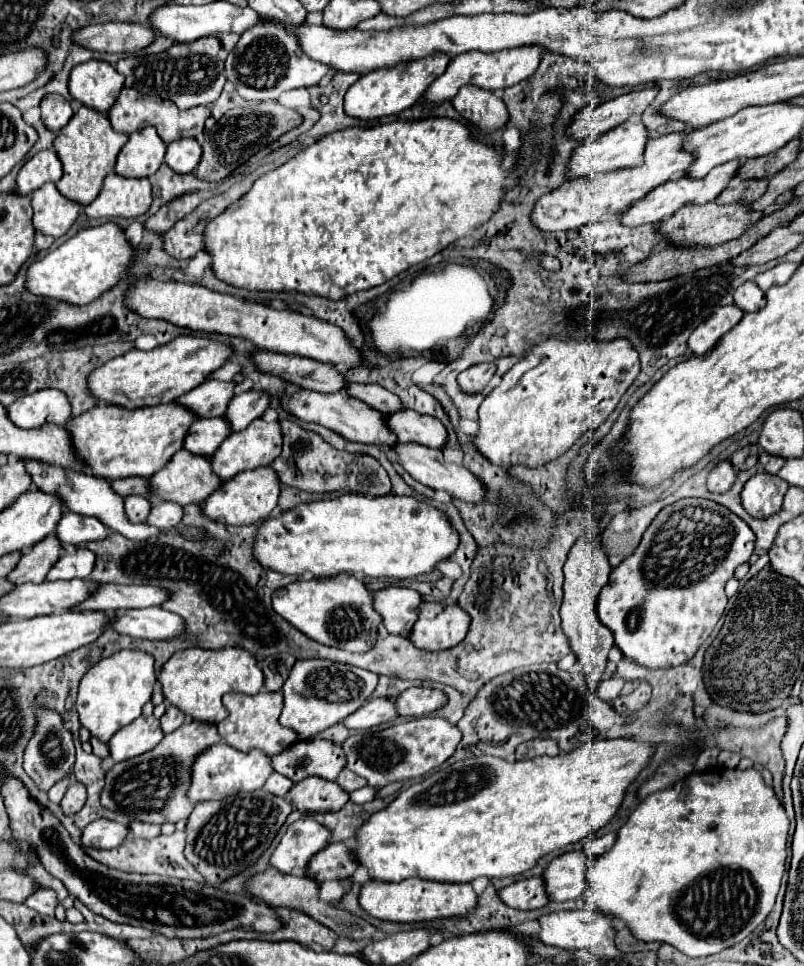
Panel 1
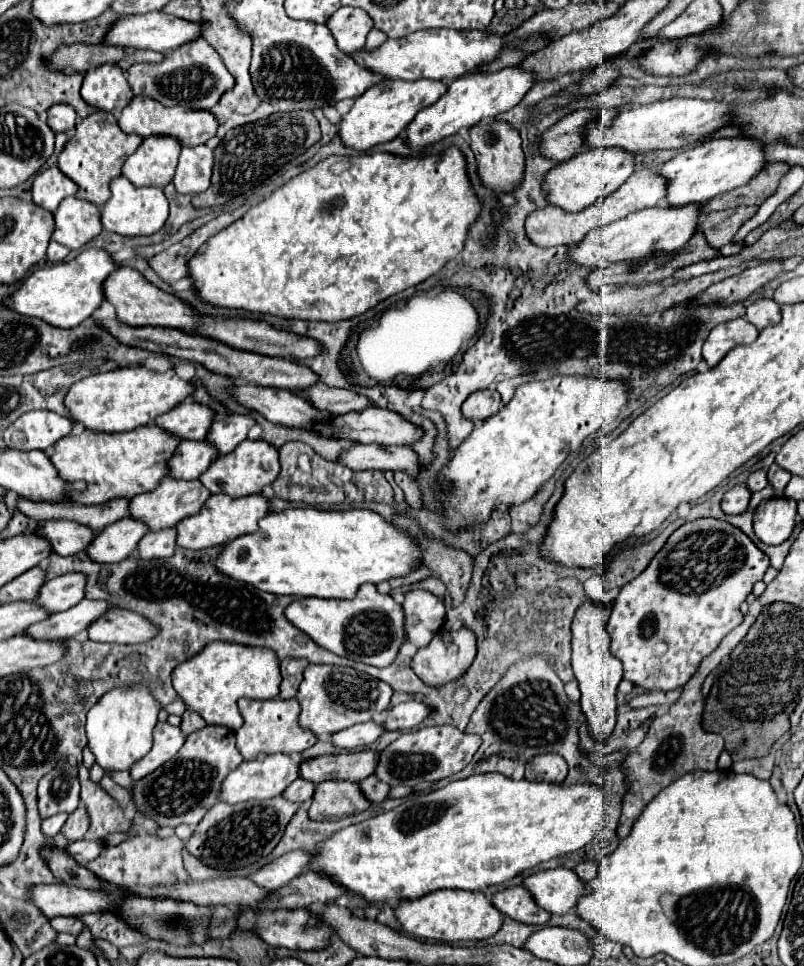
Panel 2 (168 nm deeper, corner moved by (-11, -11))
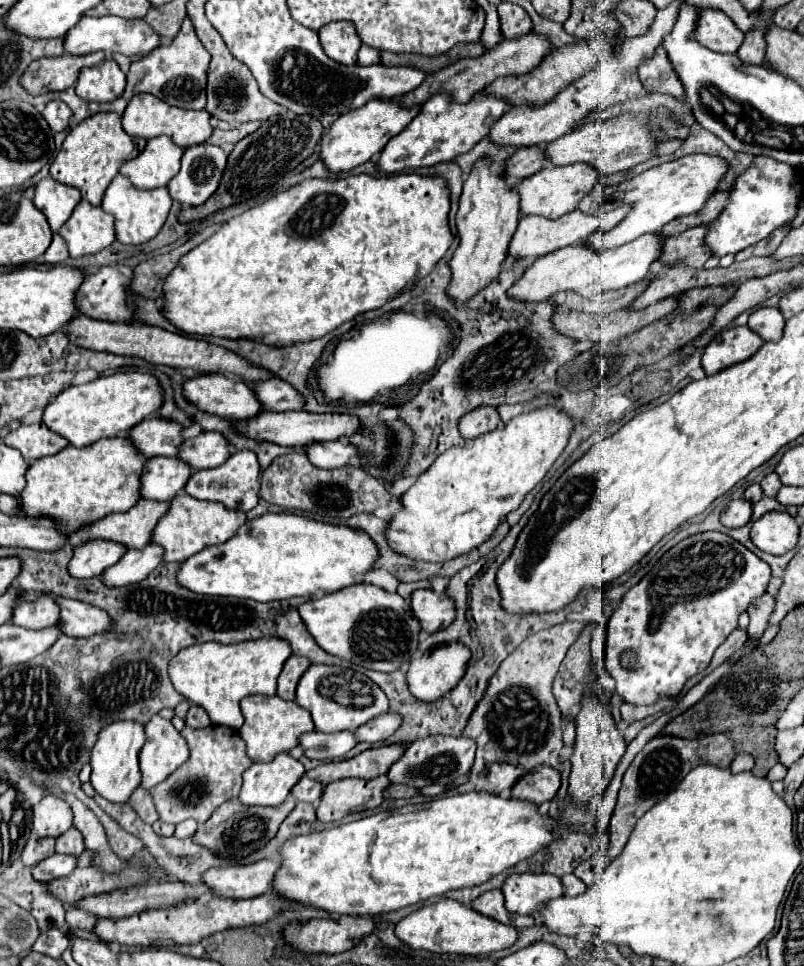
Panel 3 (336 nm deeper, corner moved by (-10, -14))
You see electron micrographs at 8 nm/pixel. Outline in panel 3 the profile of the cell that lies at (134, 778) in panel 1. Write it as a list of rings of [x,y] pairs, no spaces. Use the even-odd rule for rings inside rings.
[[[185,726],[181,736],[189,744],[189,760],[181,764],[167,780],[149,790],[153,804],[157,808],[159,820],[165,824],[179,824],[187,818],[203,824],[211,812],[229,800],[227,792],[237,798],[241,788],[241,774],[251,766],[251,760],[245,754],[245,744],[237,730],[227,726],[209,726],[203,730],[193,730]]]

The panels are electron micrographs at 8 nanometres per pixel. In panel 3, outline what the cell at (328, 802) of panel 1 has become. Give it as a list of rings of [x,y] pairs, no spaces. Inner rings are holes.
[[[387,776],[373,780],[345,778],[325,786],[321,802],[317,806],[317,818],[321,822],[337,822],[347,814],[359,810],[373,810],[383,802],[383,790],[389,786]]]

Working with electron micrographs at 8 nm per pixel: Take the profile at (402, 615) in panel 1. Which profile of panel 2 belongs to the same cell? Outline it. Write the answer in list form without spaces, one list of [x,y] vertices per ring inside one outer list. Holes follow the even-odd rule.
[[[418,589],[406,593],[402,607],[406,615],[408,641],[412,641],[416,647],[428,645],[428,641],[432,641],[432,637],[444,625],[444,617],[446,617],[444,599],[436,597],[430,591]]]

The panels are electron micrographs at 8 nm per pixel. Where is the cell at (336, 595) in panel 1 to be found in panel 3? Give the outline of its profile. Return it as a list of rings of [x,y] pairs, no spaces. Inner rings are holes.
[[[373,584],[349,586],[341,592],[309,600],[299,606],[299,616],[325,652],[351,660],[369,670],[397,670],[405,656],[415,652],[419,644],[419,622],[413,616],[407,600]]]

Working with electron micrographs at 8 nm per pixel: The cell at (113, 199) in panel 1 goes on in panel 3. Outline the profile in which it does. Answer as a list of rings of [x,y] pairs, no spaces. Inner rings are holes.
[[[117,174],[109,188],[105,190],[101,208],[115,218],[115,238],[121,244],[143,244],[157,236],[161,230],[169,210],[171,210],[171,196],[167,188],[155,188],[155,190],[137,190],[125,176]]]

